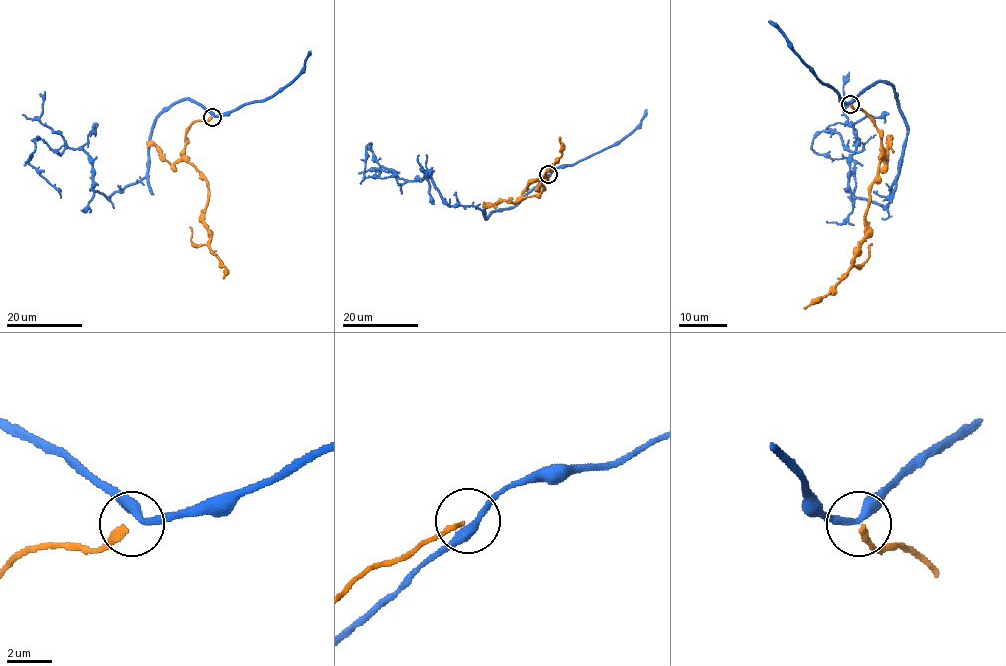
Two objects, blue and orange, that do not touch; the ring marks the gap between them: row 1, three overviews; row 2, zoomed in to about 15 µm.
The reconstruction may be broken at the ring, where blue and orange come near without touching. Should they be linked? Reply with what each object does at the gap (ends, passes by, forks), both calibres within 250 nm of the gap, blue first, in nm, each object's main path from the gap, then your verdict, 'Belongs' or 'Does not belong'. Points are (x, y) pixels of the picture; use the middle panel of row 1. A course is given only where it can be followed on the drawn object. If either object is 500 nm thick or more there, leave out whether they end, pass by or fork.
At the ring blue passes by. At the ring orange ends. Thickness 360 nm (blue) against 280 nm. Course of blue: (549, 174), (486, 218), (474, 206), (449, 206), (429, 172), (399, 184), (366, 146), (364, 177), (396, 176). Course of orange: (547, 174), (531, 182), (520, 198), (545, 189), (540, 185), (546, 172), (562, 156), (560, 137). Does not belong

